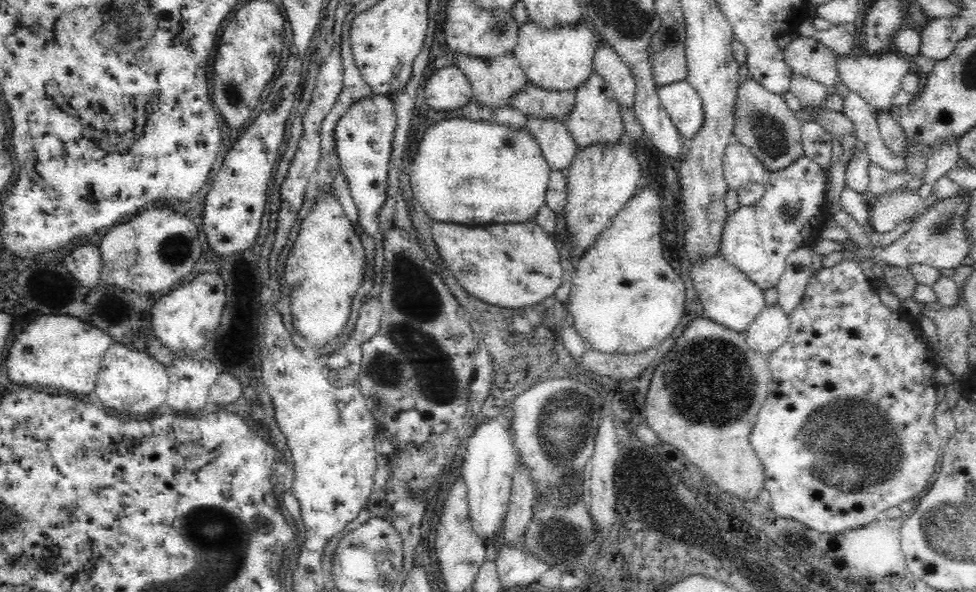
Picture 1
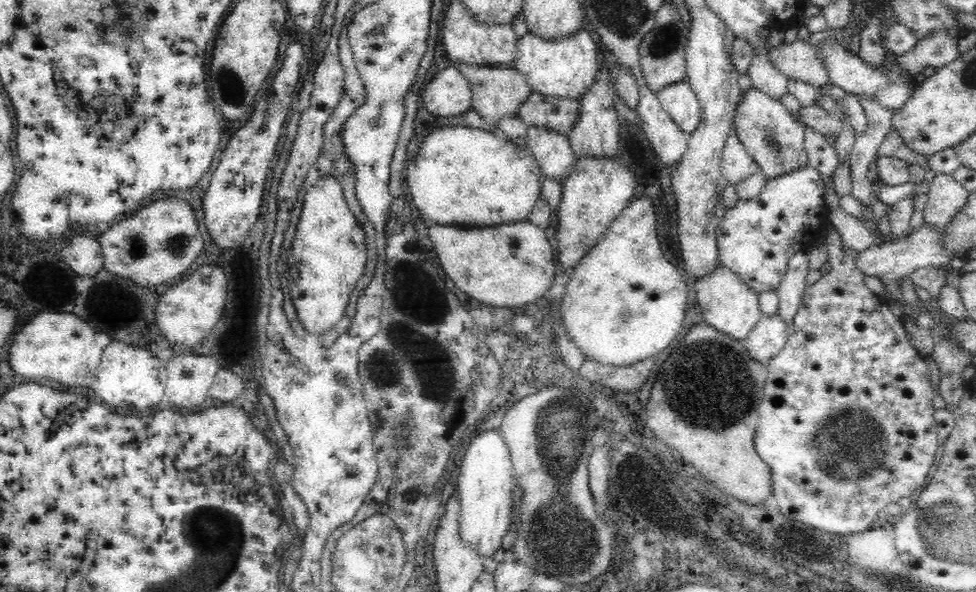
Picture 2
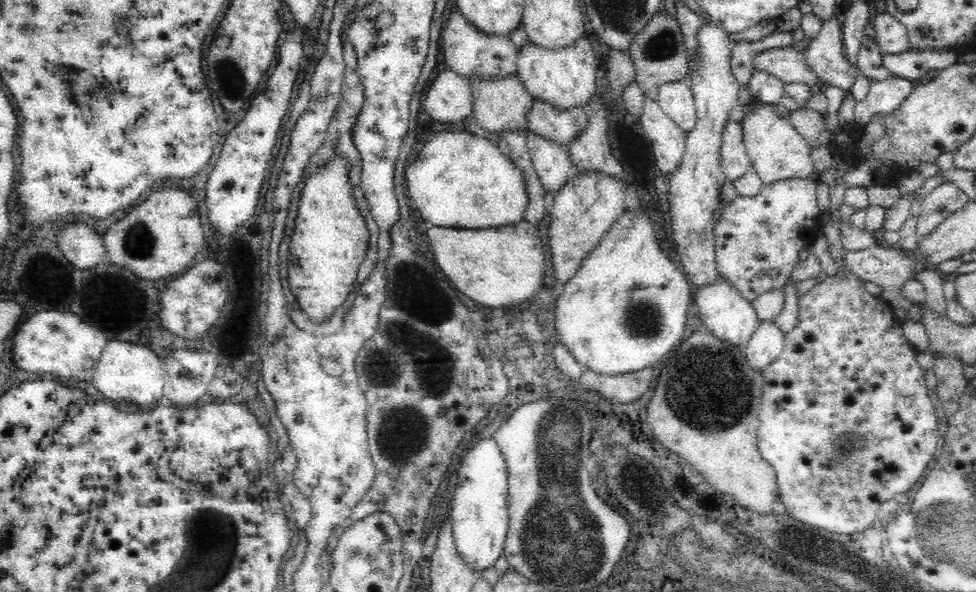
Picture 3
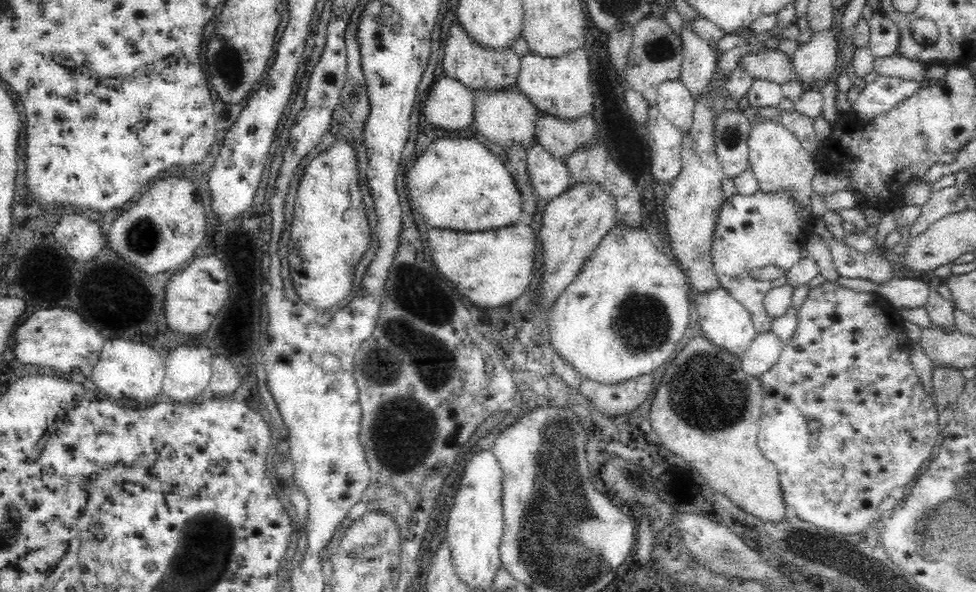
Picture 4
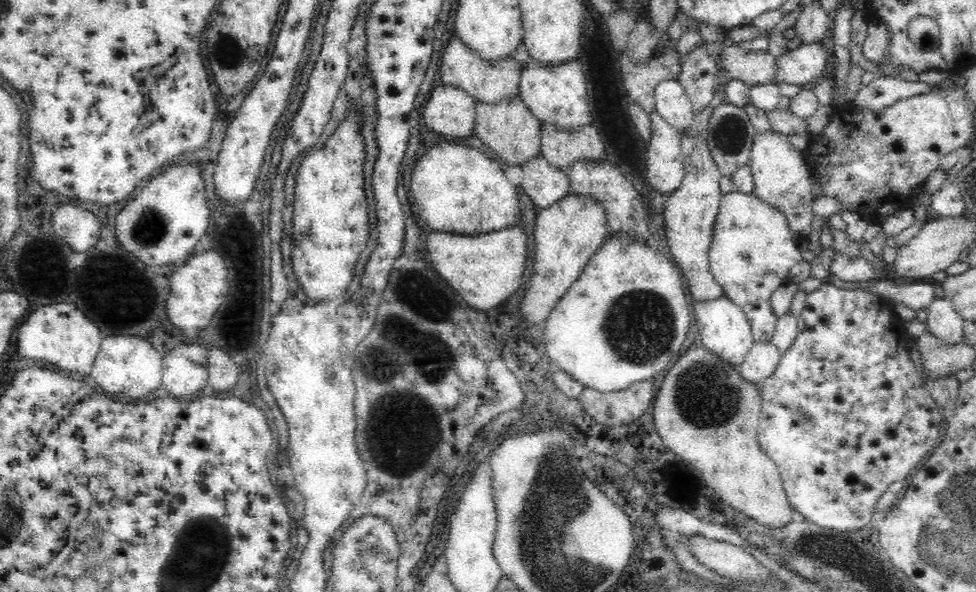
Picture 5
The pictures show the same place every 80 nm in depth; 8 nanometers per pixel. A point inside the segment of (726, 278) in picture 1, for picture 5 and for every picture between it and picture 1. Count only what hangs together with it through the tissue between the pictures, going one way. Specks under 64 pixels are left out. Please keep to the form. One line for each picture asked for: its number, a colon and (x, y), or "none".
2: (728, 304)
3: (724, 312)
4: (725, 321)
5: (723, 326)

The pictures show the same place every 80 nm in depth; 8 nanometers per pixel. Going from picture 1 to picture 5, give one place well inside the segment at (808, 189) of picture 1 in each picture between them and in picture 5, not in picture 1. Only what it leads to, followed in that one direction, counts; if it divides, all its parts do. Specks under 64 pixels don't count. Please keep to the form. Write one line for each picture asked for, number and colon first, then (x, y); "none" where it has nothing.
2: (755, 239)
3: (755, 235)
4: (752, 231)
5: (752, 249)

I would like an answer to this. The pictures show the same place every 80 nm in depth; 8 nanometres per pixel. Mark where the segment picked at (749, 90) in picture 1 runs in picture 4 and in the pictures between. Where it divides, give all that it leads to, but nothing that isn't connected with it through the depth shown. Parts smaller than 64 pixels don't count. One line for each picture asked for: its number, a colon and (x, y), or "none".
2: (771, 135)
3: (778, 152)
4: (778, 160)

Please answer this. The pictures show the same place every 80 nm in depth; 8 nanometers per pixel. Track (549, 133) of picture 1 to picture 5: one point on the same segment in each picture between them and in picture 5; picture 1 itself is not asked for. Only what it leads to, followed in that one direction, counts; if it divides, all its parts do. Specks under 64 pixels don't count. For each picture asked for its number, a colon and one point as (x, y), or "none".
2: (553, 152)
3: (552, 162)
4: (549, 175)
5: (545, 184)

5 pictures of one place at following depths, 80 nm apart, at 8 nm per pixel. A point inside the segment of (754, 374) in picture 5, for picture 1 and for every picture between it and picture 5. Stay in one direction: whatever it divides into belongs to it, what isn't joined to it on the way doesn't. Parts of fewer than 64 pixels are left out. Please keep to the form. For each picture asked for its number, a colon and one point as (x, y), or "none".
1: (770, 328)
2: (769, 334)
3: (765, 345)
4: (765, 348)

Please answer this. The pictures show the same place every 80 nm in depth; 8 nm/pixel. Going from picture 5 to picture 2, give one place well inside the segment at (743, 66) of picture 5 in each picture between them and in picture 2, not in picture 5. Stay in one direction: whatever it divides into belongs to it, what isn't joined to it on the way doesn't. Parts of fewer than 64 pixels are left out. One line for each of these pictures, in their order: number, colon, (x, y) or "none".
2: (800, 60)
3: (787, 63)
4: (774, 65)

